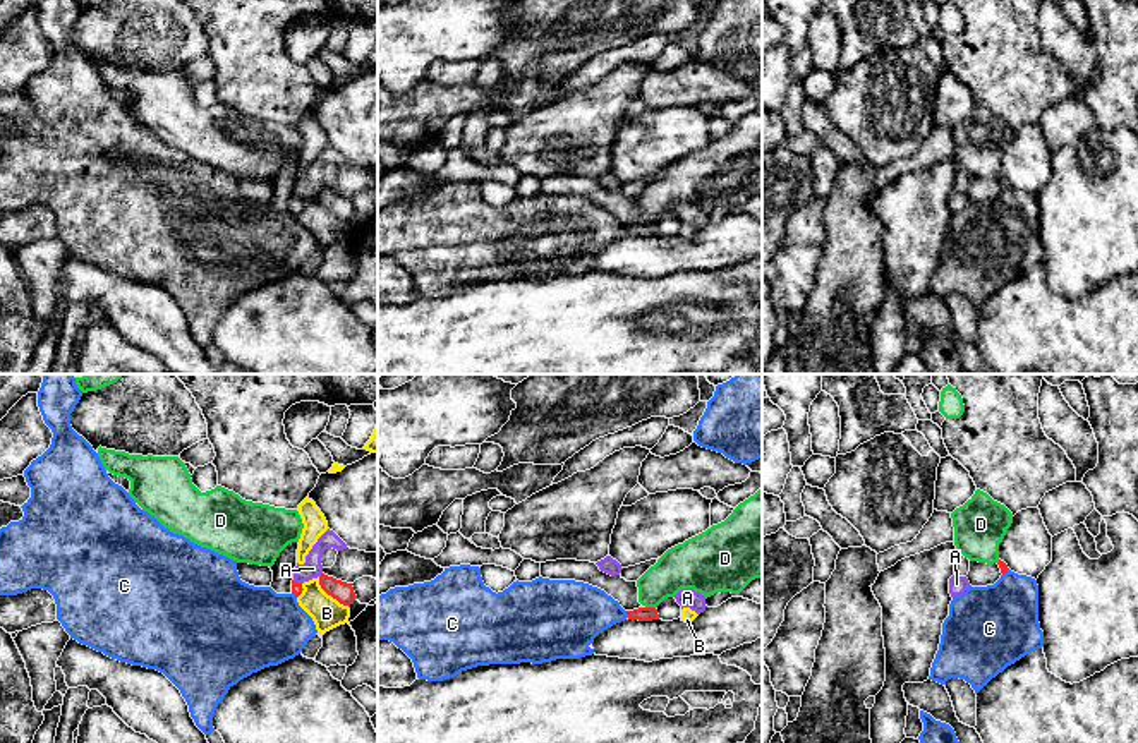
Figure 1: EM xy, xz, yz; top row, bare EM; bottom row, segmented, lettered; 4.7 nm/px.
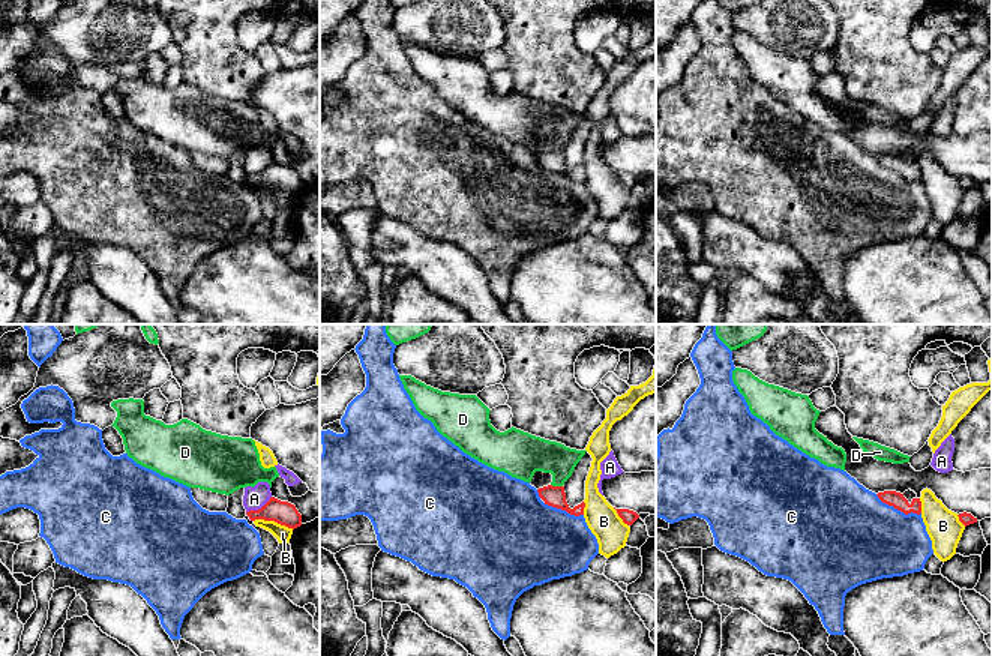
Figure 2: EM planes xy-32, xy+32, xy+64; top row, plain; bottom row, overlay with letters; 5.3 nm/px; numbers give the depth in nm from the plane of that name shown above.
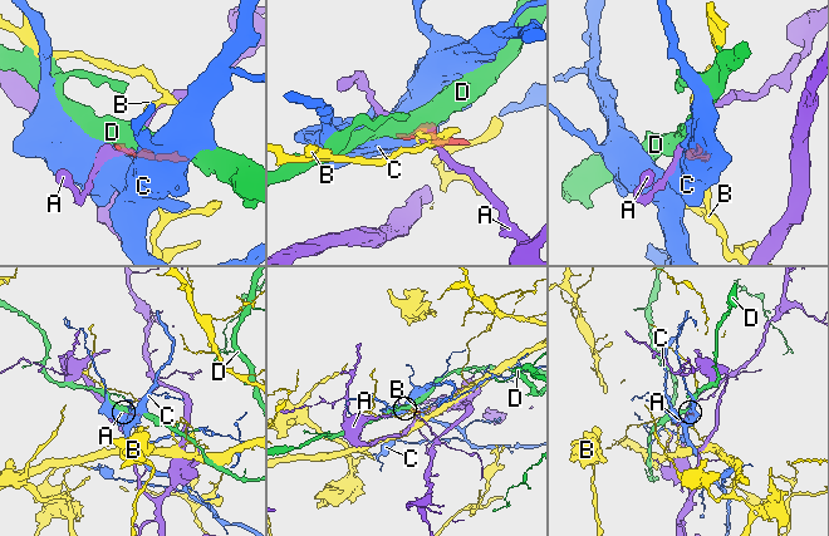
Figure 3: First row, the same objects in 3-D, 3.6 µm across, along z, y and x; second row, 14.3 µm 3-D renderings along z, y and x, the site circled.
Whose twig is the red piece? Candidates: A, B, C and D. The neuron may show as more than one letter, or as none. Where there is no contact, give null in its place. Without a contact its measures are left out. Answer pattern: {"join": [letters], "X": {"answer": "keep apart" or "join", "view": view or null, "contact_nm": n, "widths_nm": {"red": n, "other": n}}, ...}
{"join": [], "A": {"answer": "keep apart", "view": "xy", "contact_nm": 30, "widths_nm": {"red": 100, "other": 90}}, "B": {"answer": "keep apart", "view": "xy", "contact_nm": 220, "widths_nm": {"red": 100, "other": 150}}, "C": {"answer": "keep apart", "view": "xz", "contact_nm": 40, "widths_nm": {"red": 60, "other": 300}}, "D": {"answer": "keep apart", "view": "xz", "contact_nm": 50, "widths_nm": {"red": 60, "other": 200}}}

